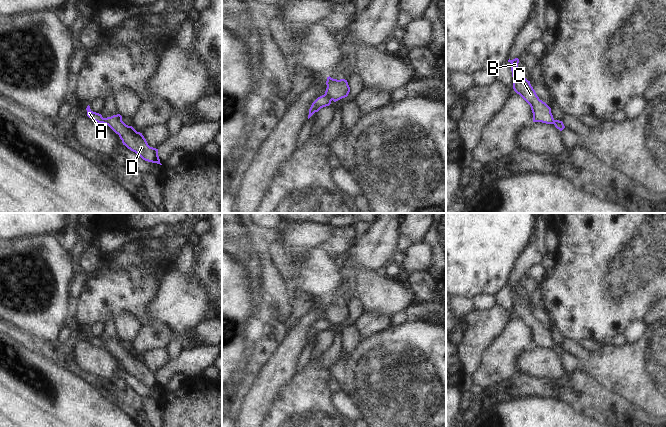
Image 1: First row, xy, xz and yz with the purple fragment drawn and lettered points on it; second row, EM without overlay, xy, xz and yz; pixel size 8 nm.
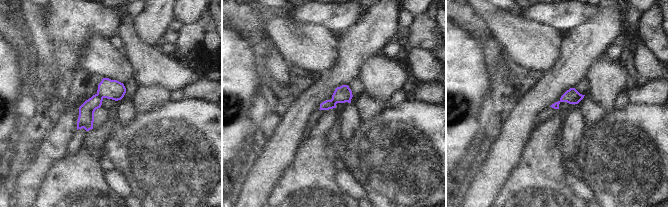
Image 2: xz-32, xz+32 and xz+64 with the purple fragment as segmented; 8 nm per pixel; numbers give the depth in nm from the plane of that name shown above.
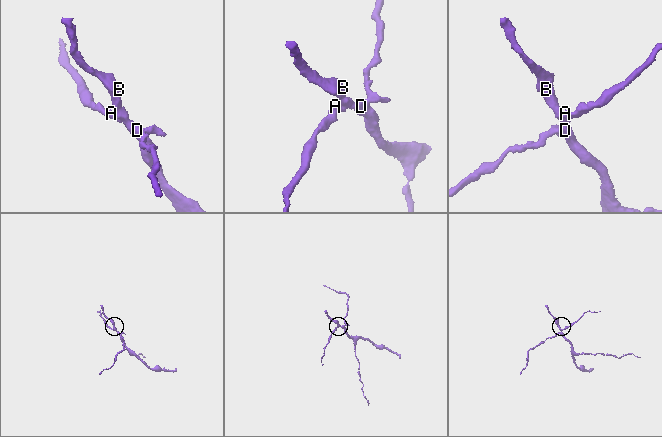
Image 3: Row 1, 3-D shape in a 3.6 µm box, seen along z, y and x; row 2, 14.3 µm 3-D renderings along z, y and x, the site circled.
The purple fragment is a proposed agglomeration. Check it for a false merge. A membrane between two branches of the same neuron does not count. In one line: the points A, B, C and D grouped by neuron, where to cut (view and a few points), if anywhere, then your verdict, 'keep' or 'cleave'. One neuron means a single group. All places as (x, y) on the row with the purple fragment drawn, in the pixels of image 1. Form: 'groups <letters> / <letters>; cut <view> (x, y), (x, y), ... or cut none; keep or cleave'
groups A / B C D; cut xz (325, 93), (332, 99); cleave

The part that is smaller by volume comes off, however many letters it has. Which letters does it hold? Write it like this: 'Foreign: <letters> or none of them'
Foreign: A

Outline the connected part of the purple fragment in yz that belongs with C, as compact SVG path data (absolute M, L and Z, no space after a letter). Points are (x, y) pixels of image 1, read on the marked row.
M509 59L508 62L511 63L513 89L530 105L533 113L533 122L554 124L551 108L545 102L539 99L535 90L531 86L530 81L528 81L519 71L519 59Z

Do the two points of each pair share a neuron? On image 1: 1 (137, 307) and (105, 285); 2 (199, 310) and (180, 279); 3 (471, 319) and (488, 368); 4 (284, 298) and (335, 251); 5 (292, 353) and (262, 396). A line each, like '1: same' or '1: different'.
1: same
2: same
3: different
4: different
5: same

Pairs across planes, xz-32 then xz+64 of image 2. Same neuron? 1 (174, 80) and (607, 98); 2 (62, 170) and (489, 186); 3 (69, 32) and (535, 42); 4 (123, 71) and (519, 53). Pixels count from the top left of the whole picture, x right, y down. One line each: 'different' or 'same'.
1: same
2: different
3: different
4: same

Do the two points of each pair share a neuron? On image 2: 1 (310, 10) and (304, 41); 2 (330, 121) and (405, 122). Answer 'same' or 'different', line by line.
1: different
2: different

